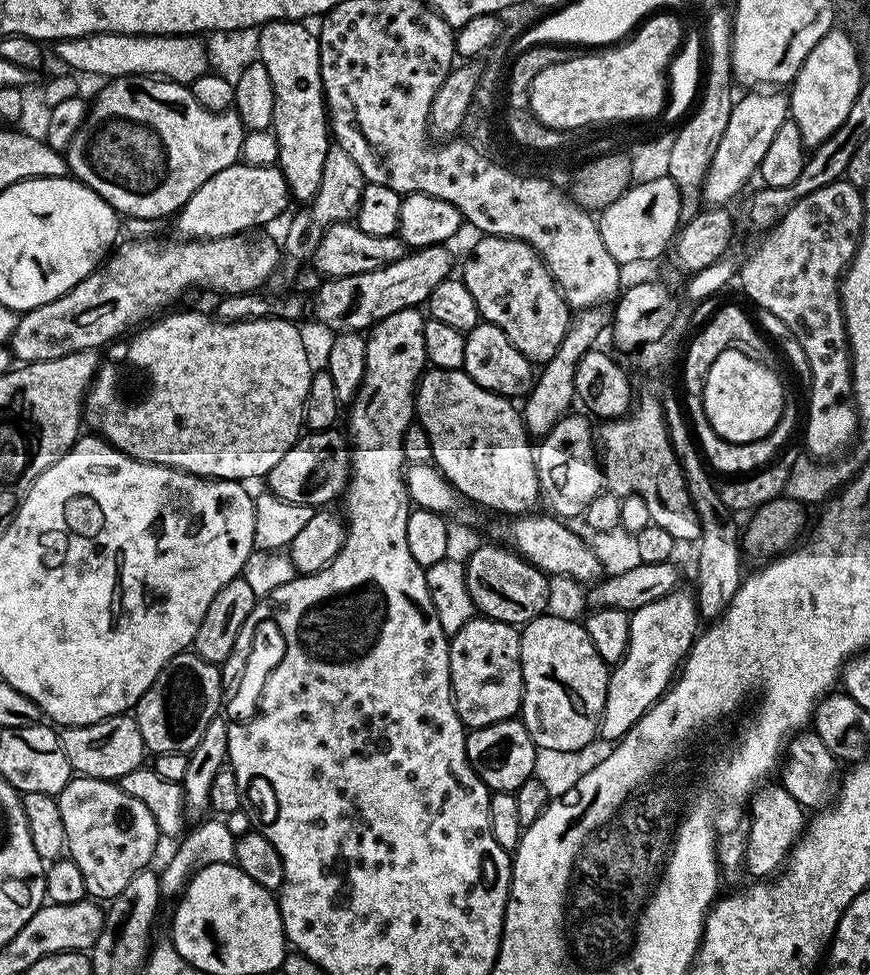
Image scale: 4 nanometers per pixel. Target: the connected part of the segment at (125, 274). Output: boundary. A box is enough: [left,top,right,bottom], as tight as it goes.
[10,234,282,364]

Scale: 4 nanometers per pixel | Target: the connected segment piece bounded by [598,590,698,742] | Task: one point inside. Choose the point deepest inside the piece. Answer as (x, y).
(659, 636)

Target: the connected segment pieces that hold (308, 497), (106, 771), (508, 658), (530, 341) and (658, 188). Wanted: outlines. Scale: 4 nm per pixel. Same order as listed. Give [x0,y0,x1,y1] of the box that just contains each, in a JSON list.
[[266,431,350,510],[60,713,148,781],[450,618,524,730],[462,235,570,365],[598,175,681,266]]

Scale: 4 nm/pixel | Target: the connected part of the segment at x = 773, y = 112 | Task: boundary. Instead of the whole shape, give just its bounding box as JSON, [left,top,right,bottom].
[702,90,790,206]

